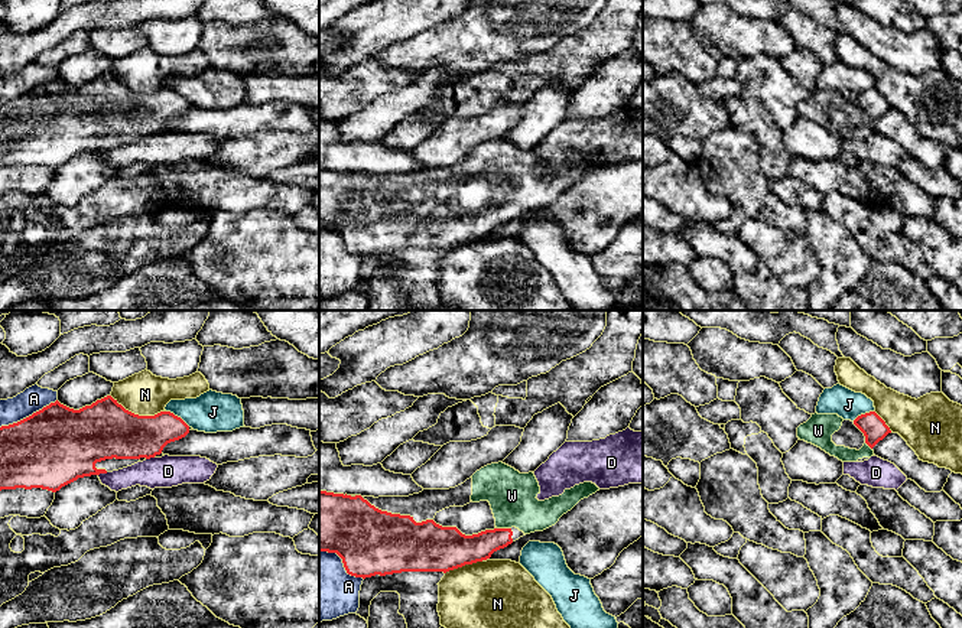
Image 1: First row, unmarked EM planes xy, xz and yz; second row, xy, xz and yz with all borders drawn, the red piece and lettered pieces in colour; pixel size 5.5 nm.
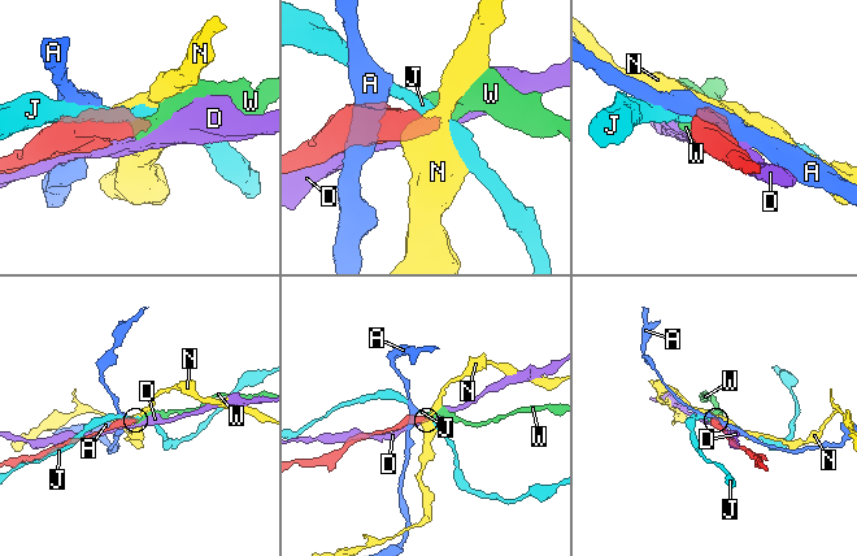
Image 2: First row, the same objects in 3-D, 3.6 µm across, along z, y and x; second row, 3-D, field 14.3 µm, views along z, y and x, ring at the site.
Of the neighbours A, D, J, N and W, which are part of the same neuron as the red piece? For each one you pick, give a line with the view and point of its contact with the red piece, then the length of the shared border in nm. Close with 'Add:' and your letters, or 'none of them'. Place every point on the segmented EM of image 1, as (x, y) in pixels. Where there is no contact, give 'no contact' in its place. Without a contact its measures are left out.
W: contact xz (504, 529); length 80 nm
Add: W

